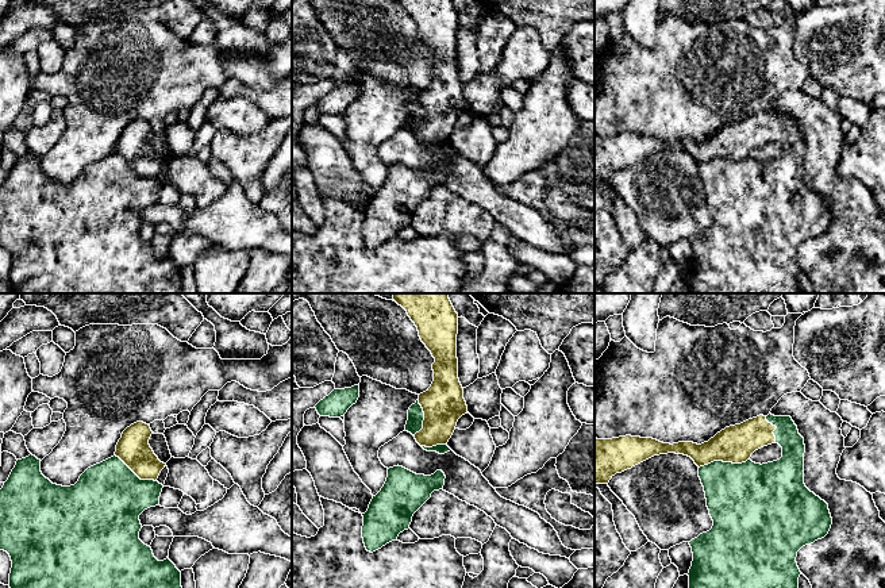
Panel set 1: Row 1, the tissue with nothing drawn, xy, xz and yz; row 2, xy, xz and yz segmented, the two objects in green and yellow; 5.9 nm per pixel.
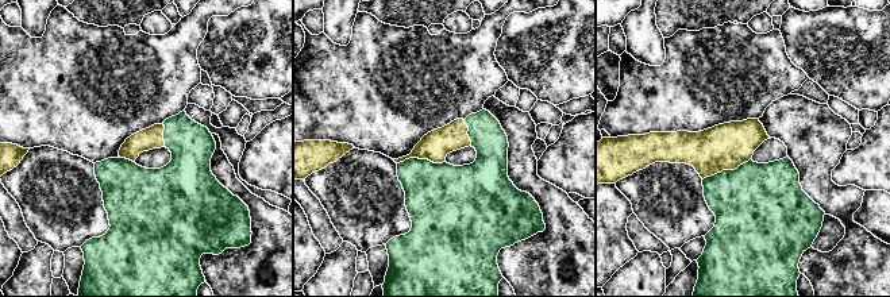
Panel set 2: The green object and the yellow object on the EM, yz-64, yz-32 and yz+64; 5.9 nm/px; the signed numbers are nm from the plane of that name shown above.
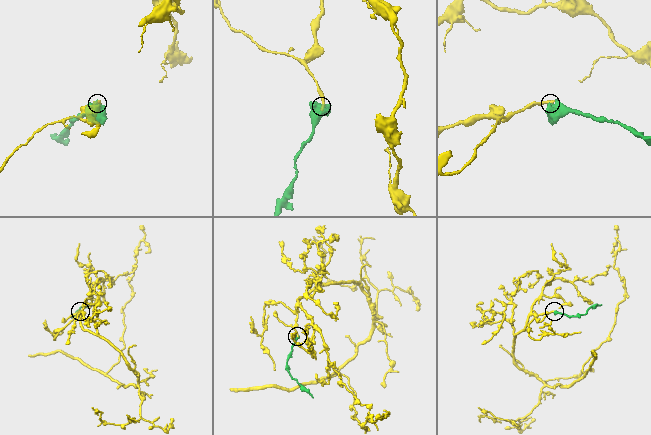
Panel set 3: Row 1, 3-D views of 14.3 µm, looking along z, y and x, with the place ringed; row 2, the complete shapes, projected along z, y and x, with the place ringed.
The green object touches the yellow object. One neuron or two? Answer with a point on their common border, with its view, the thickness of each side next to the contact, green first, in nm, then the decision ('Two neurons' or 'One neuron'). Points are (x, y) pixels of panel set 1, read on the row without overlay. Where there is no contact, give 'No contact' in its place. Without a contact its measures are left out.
Touches green at yz (723, 160). Thickness 440 nm (green) against 220 nm. One neuron

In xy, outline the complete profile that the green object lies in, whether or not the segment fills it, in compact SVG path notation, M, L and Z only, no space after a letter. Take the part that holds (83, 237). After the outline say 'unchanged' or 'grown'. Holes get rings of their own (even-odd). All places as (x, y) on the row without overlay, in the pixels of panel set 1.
M136 119L127 124L116 142L115 153L88 165L74 182L62 184L53 181L41 169L41 157L30 151L26 155L18 157L8 177L0 187L0 247L9 251L12 265L9 270L9 285L12 293L184 293L181 284L181 269L169 257L158 258L150 243L139 237L142 226L139 212L159 201L159 193L163 182L157 178L161 168L166 161L161 160L149 142L153 128L149 122Z; grown

